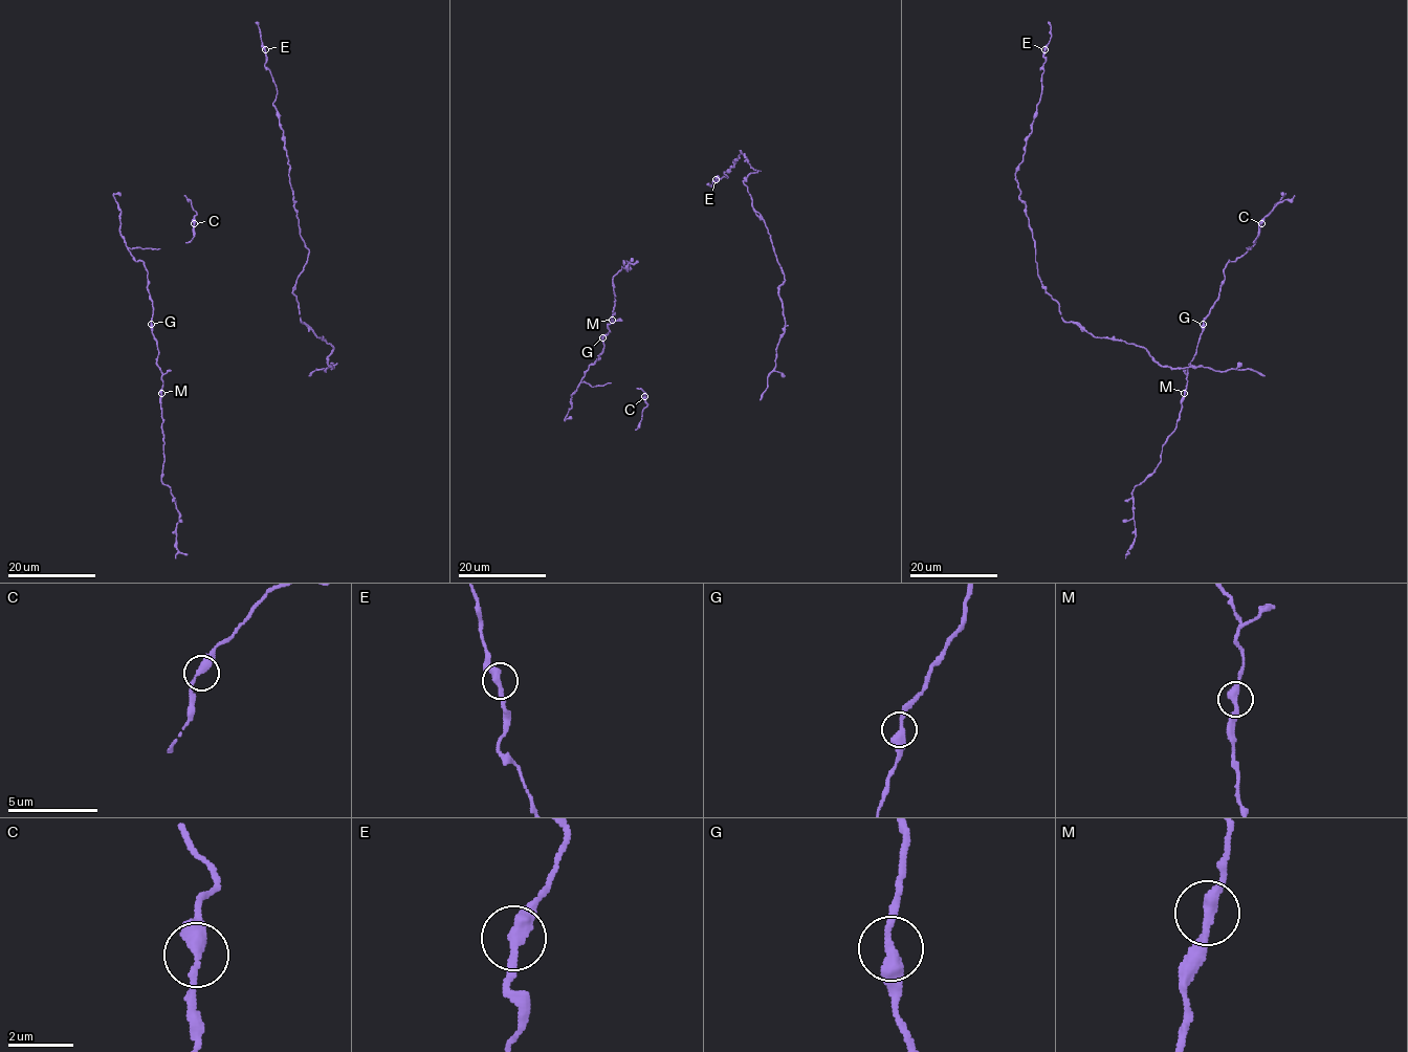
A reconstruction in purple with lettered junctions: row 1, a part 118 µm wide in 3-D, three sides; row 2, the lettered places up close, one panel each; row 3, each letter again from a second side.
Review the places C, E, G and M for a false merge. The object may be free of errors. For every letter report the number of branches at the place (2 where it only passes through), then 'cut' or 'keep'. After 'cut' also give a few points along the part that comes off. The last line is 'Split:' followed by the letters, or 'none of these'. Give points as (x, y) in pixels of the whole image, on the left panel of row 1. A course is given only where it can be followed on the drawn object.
C: branches 2; keep
E: branches 2; keep
G: branches 2; keep
M: branches 2; keep
Split: none of these

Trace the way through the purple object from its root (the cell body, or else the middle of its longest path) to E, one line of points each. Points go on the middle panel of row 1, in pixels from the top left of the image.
E: (782, 303), (784, 275), (743, 182), (760, 171), (740, 151), (724, 173), (728, 177), (716, 179)

